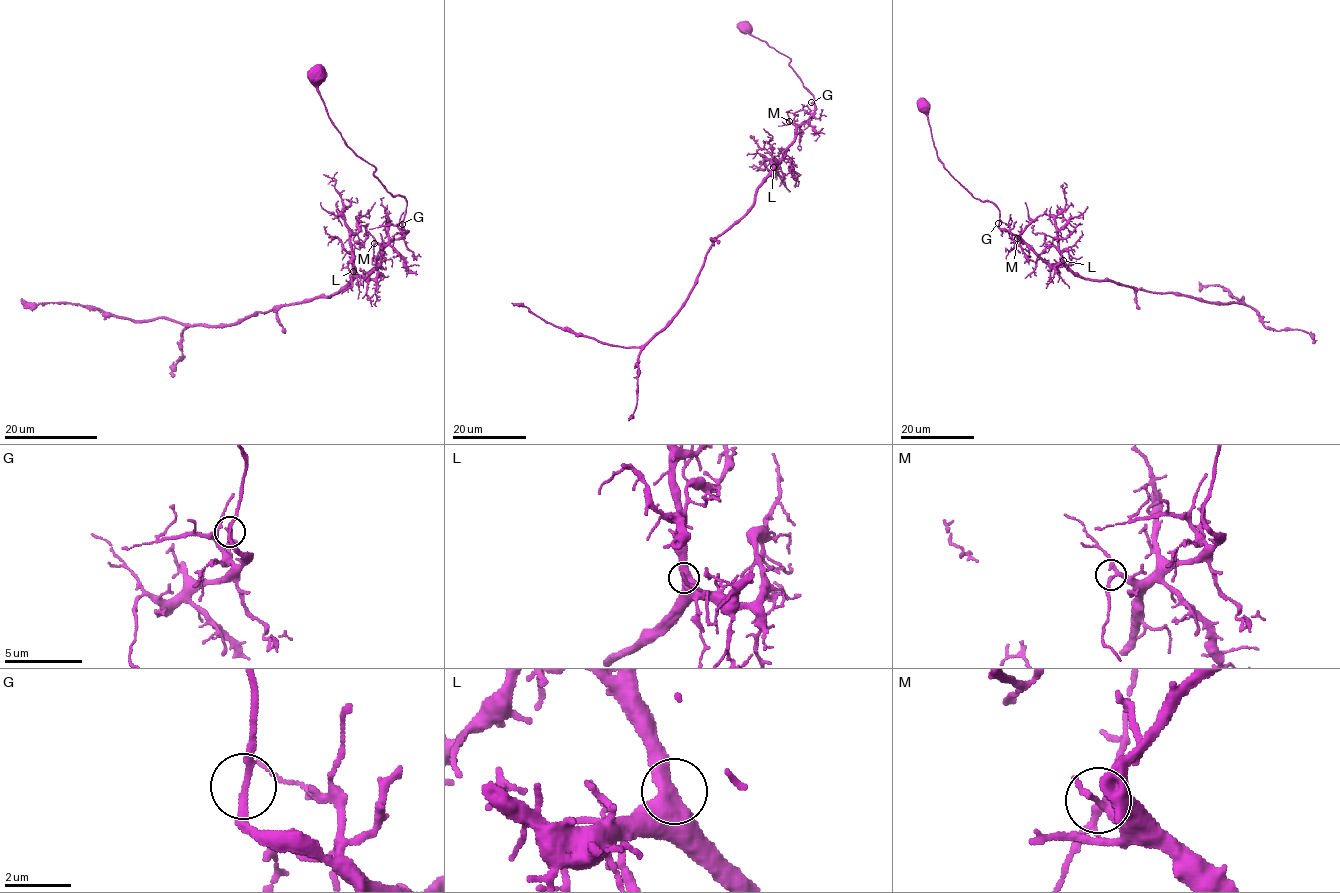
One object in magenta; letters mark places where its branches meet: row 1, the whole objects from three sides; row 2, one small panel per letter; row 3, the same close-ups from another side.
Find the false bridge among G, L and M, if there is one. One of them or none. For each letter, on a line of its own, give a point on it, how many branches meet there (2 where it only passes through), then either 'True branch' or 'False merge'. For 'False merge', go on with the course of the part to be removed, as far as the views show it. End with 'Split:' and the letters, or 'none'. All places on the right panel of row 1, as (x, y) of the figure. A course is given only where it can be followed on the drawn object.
G: Place: (998, 223). Branches: 2. True branch
L: Place: (1063, 260). Branches: 2. True branch
M: Place: (1017, 238). Branches: 3. True branch
Split: none

